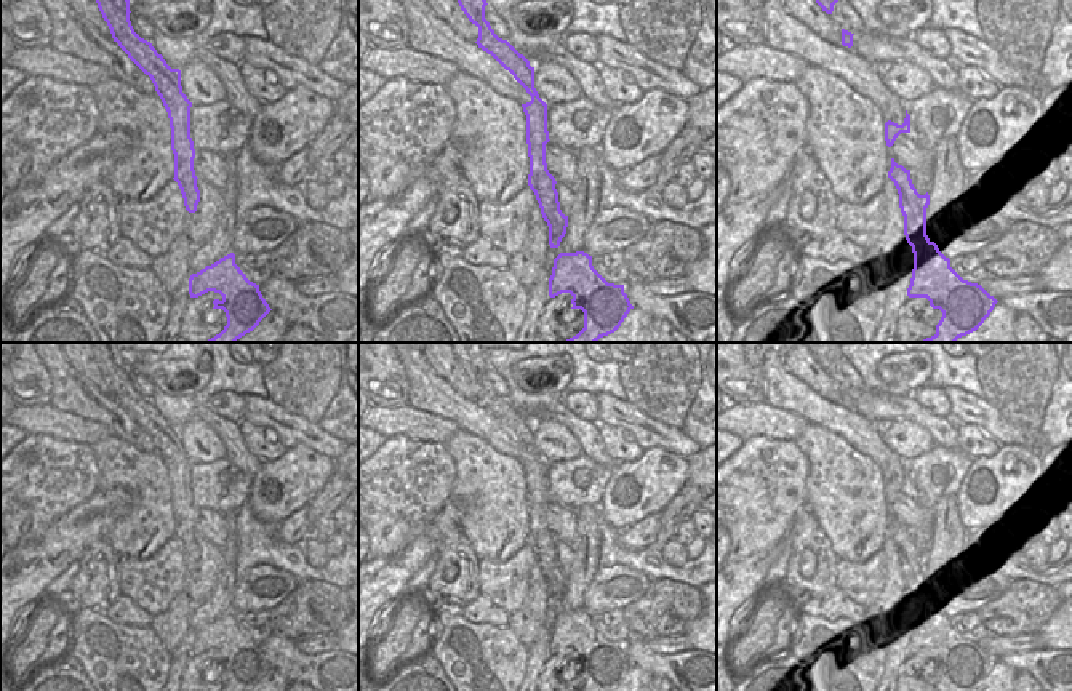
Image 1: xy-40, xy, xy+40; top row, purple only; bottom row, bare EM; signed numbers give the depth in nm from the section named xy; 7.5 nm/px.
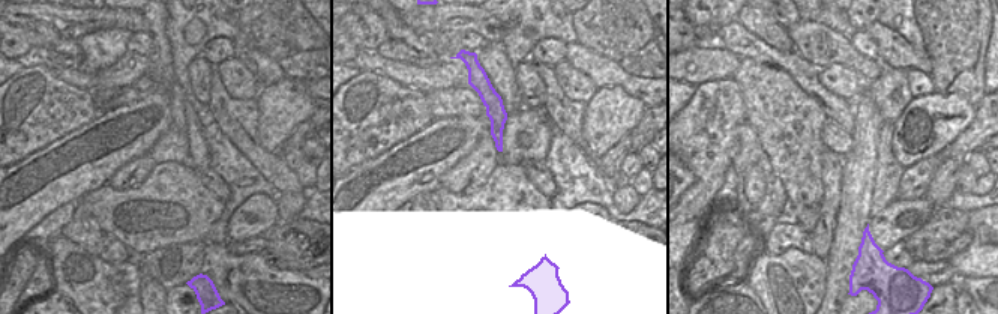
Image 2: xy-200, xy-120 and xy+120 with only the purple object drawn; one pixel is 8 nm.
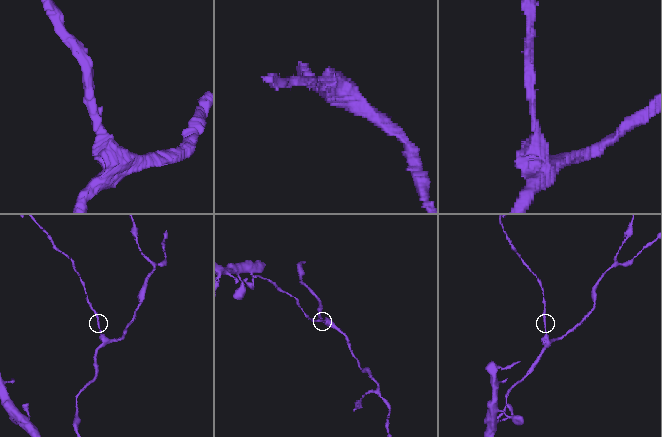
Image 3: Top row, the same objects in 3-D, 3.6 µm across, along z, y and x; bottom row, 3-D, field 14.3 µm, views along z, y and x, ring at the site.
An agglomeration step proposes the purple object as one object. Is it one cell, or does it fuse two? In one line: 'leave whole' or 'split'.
leave whole

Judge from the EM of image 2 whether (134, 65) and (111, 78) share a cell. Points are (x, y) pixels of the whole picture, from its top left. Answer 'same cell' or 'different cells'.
same cell

